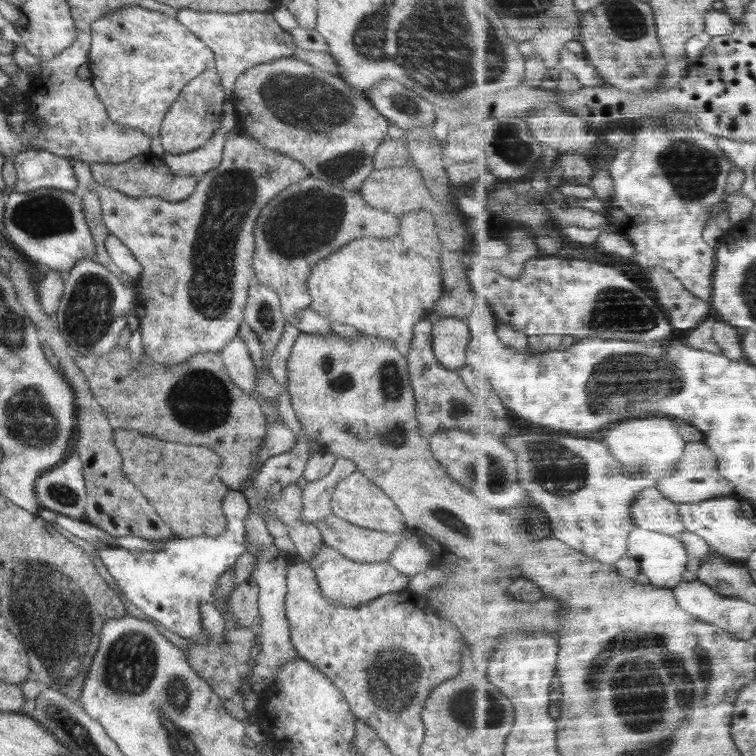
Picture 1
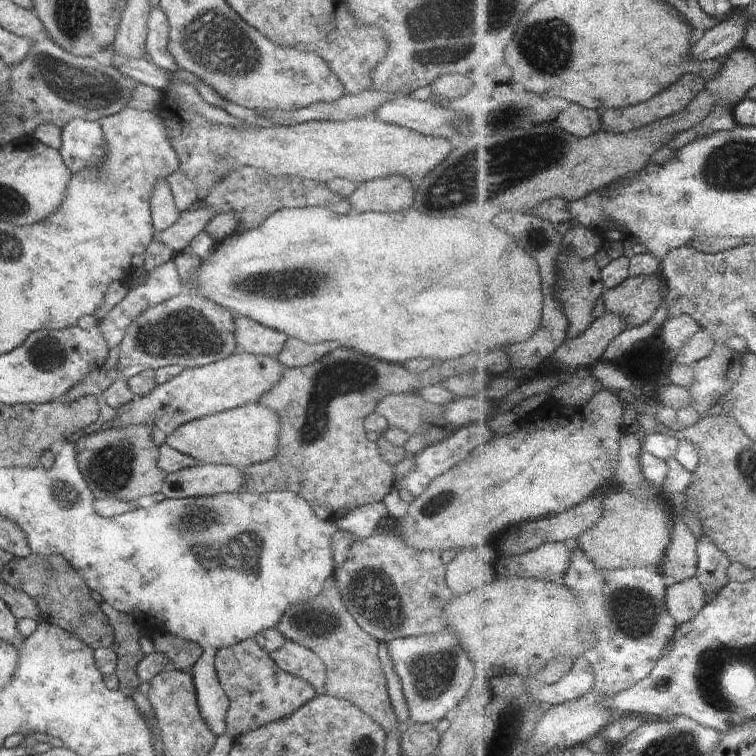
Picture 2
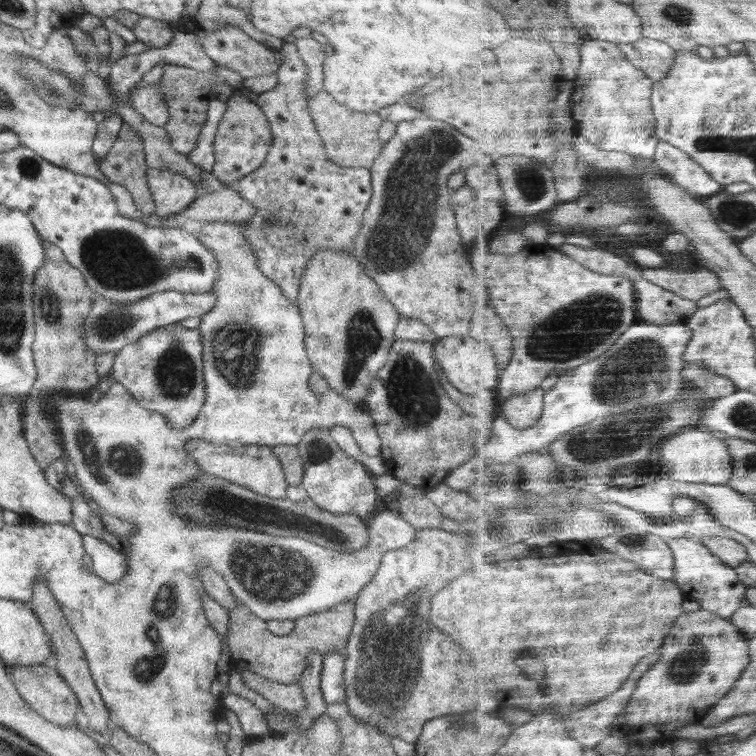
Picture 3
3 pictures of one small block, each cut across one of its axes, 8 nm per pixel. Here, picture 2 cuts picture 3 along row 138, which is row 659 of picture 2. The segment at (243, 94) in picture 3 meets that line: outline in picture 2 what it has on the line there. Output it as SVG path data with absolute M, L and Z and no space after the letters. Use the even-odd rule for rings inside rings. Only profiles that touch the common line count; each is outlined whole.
M253 638L219 649L215 658L217 680L229 701L226 733L233 740L250 730L290 716L317 696L310 682L282 671Z

